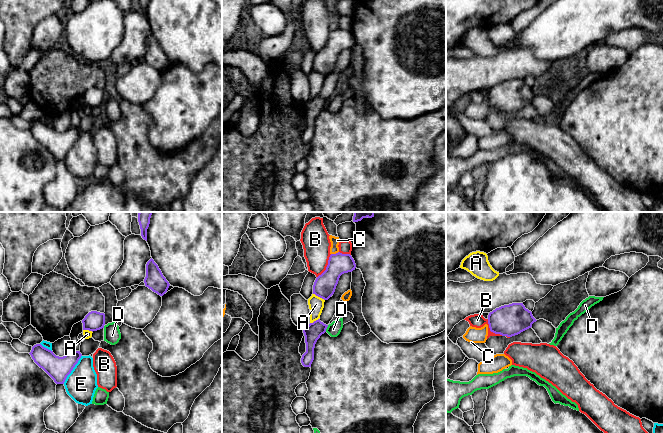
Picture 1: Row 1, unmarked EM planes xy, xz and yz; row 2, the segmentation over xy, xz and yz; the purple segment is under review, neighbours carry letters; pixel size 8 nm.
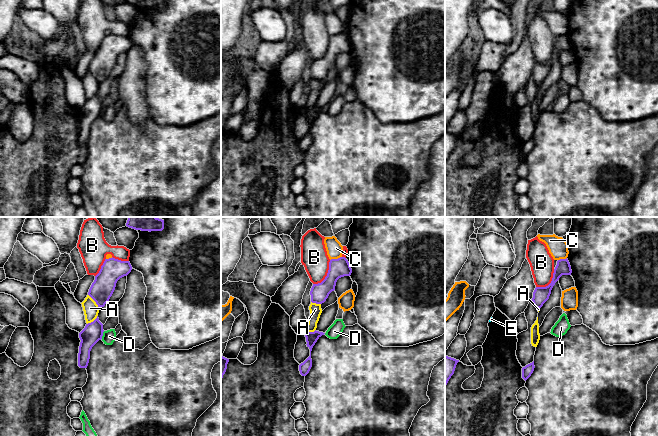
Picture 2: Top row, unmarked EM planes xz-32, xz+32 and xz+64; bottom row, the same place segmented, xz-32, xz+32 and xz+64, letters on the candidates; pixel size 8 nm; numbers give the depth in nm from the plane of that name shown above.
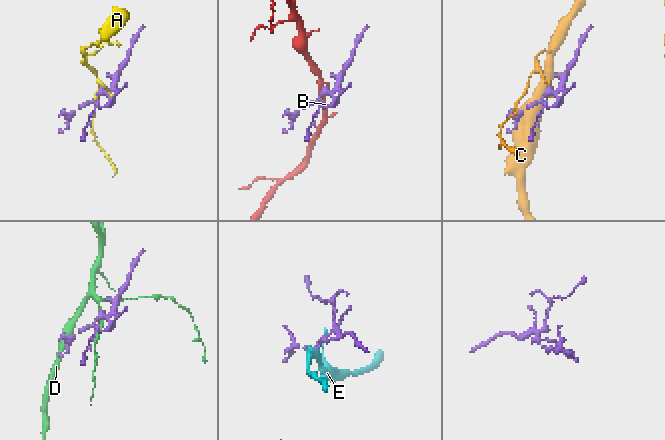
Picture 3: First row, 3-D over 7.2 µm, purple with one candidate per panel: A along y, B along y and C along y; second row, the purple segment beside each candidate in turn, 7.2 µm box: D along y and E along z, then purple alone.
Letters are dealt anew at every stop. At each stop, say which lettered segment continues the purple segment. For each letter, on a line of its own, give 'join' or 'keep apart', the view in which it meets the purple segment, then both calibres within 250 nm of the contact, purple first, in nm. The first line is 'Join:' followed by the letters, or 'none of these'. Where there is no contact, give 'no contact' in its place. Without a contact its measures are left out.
Join: none of these
A: keep apart | xz | 180/130 nm
B: keep apart | xz | 180/220 nm
C: keep apart | xz | 170/70 nm
D: keep apart | xz | 140/110 nm
E: keep apart | xy | 190/260 nm

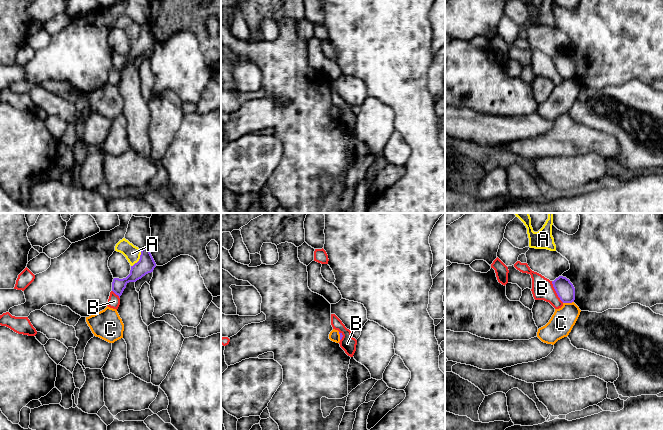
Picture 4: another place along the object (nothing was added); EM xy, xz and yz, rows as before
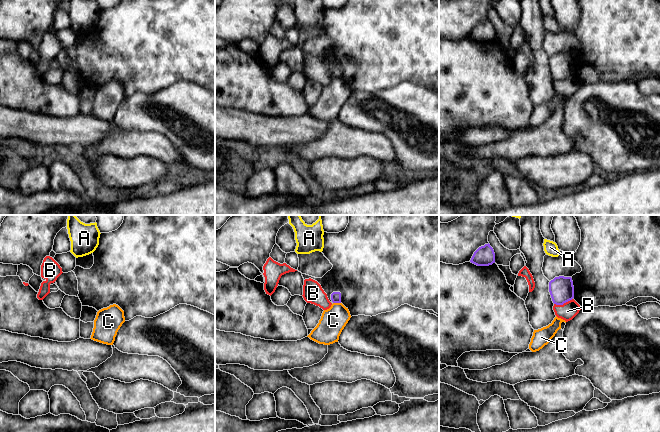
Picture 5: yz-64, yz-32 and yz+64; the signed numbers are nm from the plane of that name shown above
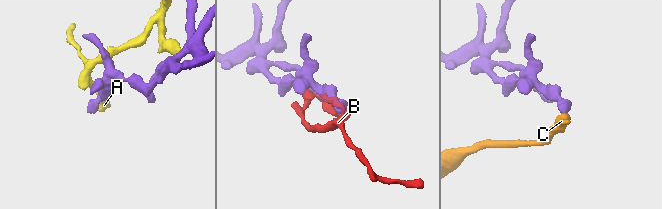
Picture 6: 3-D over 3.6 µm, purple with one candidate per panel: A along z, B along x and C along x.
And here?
Join: none of these
A: keep apart | xy | 140/130 nm
B: keep apart | yz | 150/180 nm
C: keep apart | yz | 150/190 nm

